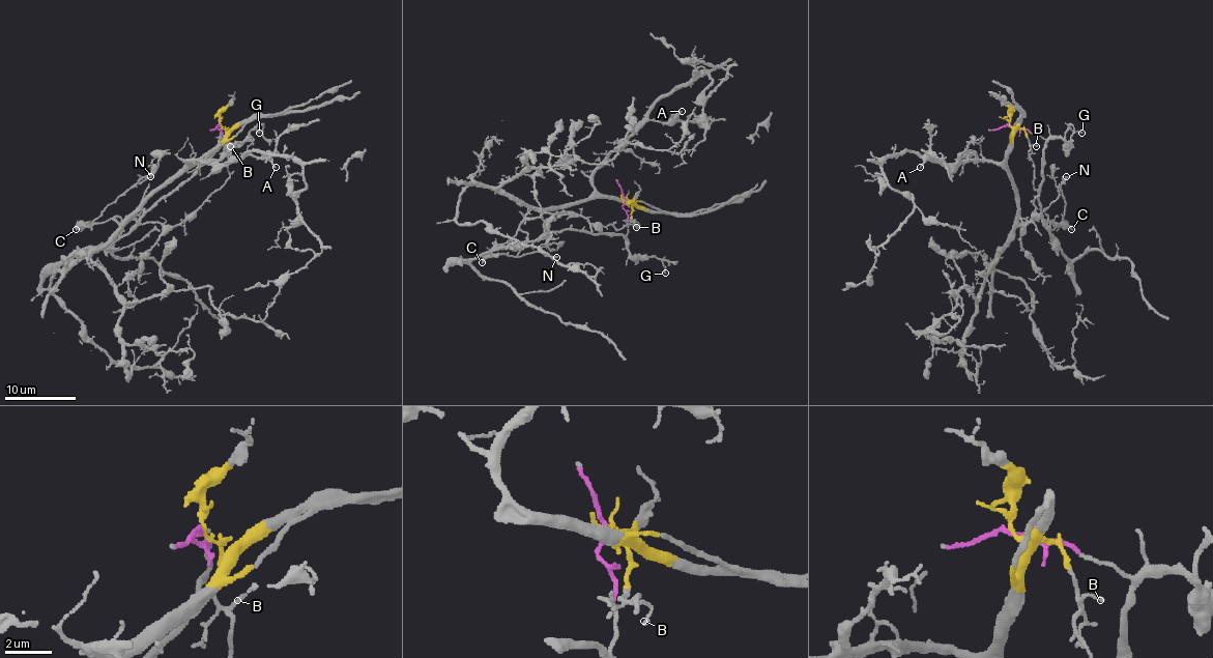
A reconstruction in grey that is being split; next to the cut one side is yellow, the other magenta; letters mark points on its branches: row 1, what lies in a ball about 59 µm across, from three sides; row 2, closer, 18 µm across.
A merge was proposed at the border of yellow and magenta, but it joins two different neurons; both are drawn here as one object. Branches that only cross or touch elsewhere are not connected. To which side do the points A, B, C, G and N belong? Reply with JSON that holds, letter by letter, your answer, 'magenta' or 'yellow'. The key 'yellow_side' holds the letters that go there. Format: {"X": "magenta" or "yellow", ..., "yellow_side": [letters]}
{"A": "yellow", "B": "yellow", "C": "yellow", "G": "magenta", "N": "yellow", "yellow_side": ["A", "B", "C", "N"]}

